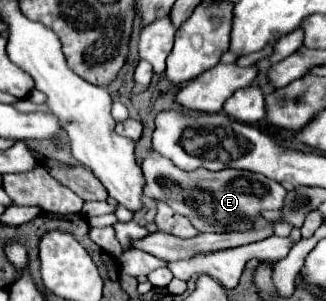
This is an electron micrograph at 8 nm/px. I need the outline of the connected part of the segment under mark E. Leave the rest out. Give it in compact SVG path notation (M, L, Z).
M152 153L142 161L142 173L146 179L144 197L168 203L174 211L188 217L200 233L228 233L254 229L252 219L258 217L262 211L280 209L288 193L282 183L254 171L208 171L202 167L194 171L182 171L170 159L158 153Z

